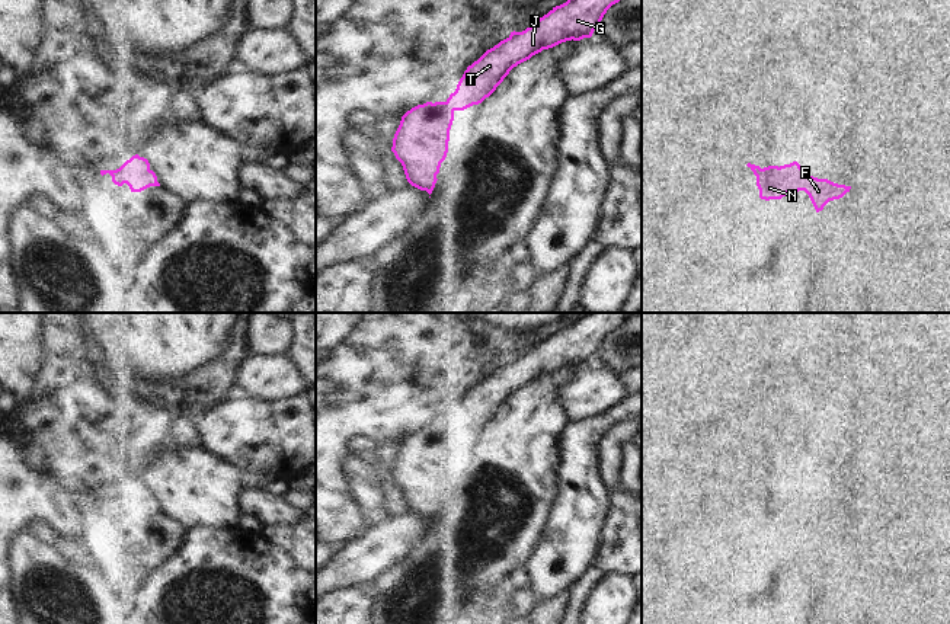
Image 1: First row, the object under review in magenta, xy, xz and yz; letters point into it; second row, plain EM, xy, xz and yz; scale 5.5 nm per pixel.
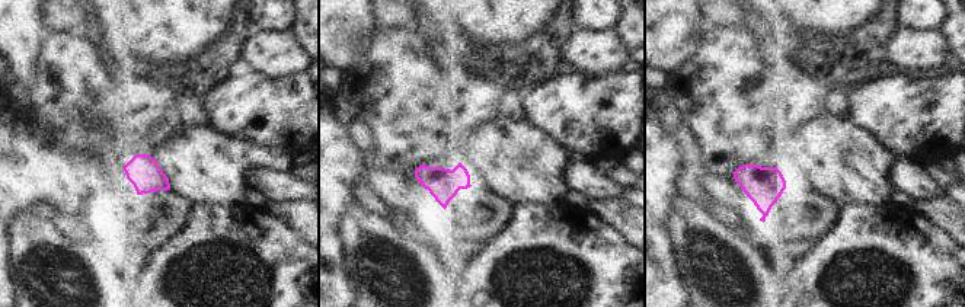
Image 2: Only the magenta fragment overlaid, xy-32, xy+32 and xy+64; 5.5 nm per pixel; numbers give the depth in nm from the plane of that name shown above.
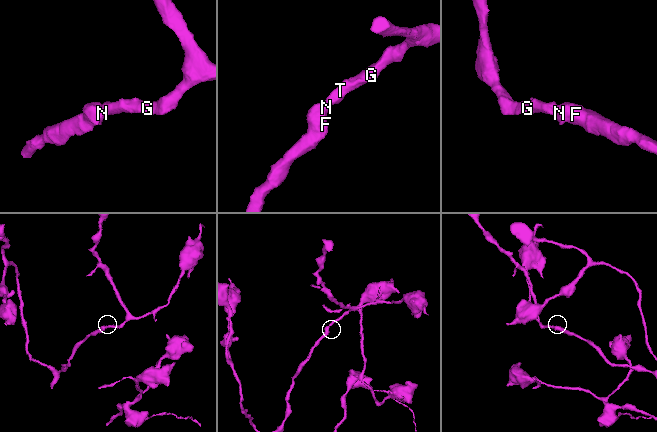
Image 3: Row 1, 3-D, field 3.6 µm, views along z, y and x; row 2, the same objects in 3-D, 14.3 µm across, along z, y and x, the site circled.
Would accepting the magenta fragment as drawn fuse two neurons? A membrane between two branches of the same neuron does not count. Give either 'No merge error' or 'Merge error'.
No merge error.

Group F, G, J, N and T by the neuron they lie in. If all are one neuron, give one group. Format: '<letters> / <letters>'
F G J N T

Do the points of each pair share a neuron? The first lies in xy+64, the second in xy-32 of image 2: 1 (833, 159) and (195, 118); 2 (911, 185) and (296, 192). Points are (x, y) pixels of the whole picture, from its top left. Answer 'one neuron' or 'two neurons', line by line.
1: two neurons
2: one neuron

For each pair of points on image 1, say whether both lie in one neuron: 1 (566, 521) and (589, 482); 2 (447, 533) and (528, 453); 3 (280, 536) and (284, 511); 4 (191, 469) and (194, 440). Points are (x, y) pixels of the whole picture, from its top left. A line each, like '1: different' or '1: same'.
1: same
2: same
3: different
4: different

